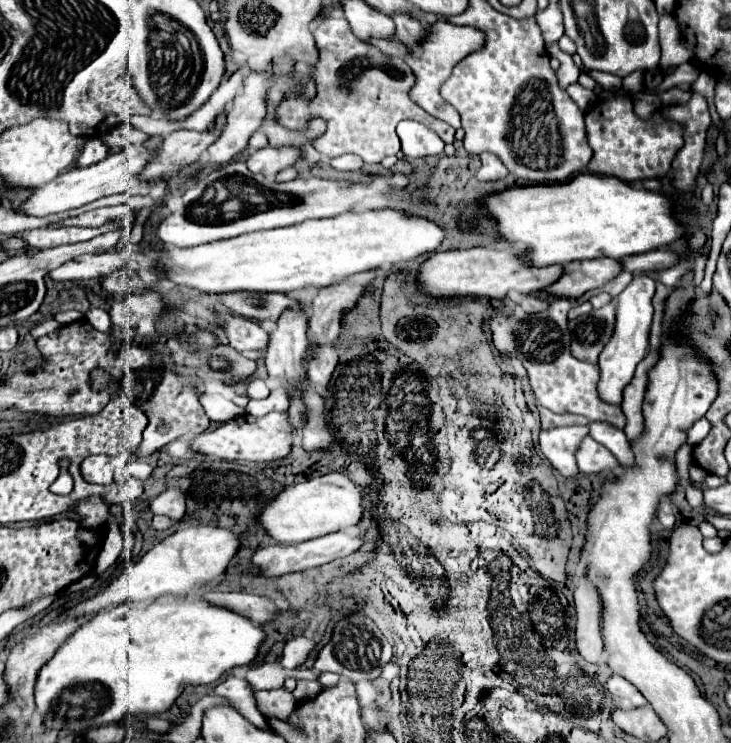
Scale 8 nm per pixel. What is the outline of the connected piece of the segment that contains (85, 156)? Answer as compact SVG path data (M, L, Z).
M89 139L85 145L85 151L75 161L75 167L89 167L105 157L107 157L107 147L101 143L101 139Z

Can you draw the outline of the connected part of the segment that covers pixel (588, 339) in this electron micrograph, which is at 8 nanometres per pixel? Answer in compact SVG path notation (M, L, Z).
M615 301L569 321L569 331L571 355L581 361L597 363L599 353L615 331Z

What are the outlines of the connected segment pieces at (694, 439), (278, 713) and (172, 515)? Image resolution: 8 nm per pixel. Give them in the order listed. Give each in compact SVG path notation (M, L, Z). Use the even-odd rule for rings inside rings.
M705 417L697 419L697 421L693 423L693 427L689 429L689 439L687 439L687 443L695 447L697 443L701 443L701 439L705 439L705 435L709 433L709 429L711 429L709 419L705 419Z
M273 689L273 691L253 691L257 709L265 719L287 719L293 713L295 699L291 691Z
M167 489L149 503L149 511L179 523L185 515L185 495L179 489Z

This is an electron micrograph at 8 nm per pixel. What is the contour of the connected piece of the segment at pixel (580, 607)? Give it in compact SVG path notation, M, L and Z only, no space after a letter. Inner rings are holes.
M579 579L577 589L573 591L575 599L575 649L587 663L599 663L603 653L603 641L599 633L601 603L597 589L585 579Z

